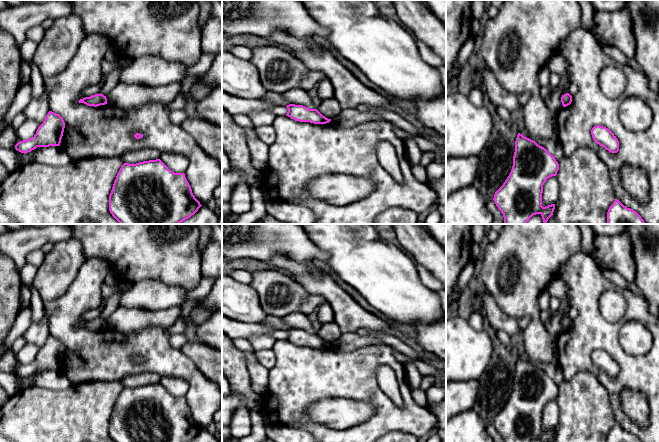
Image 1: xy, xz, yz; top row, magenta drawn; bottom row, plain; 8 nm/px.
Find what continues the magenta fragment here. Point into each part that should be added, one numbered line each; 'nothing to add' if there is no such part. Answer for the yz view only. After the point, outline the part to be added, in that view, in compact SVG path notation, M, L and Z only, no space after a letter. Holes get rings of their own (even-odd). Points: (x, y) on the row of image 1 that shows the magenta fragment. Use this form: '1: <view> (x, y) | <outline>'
nothing to add

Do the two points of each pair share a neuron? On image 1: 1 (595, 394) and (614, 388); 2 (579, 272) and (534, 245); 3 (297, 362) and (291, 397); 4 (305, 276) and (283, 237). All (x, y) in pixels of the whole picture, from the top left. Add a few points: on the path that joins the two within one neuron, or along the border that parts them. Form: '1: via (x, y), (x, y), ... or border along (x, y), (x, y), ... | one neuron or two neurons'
1: border along (592, 372), (606, 390), (613, 413) | two neurons
2: border along (580, 250), (574, 253), (562, 265), (556, 277) | two neurons
3: via (297, 371), (297, 380), (293, 388) | one neuron
4: border along (275, 254), (285, 254), (300, 262), (312, 262) | two neurons

